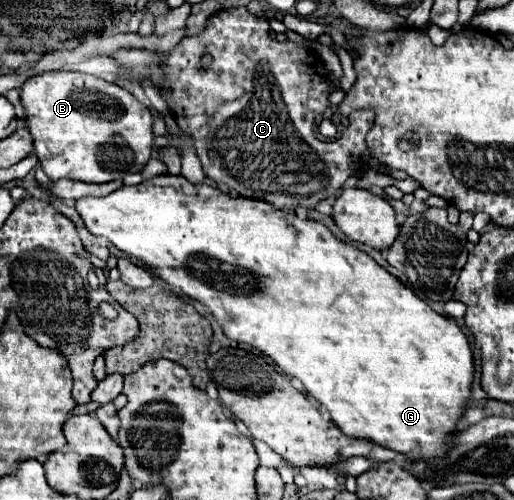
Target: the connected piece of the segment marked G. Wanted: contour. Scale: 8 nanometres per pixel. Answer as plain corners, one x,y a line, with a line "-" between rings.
171,173
157,175
153,179
143,181
141,185
121,187
105,197
77,199
75,209
79,211
85,227
93,235
105,237
117,249
139,259
141,263
145,263
145,267
153,269
169,287
179,289
183,295
207,305
229,339
243,341
243,343
259,349
261,353
269,355
281,367
281,371
285,375
297,377
305,385
305,389
331,413
331,419
337,423
337,427
345,435
365,437
377,445
383,445
383,447
389,447
393,451
407,455
407,459
443,457
447,453
447,449
451,445
449,435
455,431
455,423
461,417
461,413
465,411
465,401
471,393
473,353
471,353
467,337
463,335
463,331
457,327
455,321
435,313
425,301
421,301
397,277
393,277
389,271
385,271
381,265
377,265
373,257
369,257
365,251
337,239
323,223
297,217
297,227
295,227
289,211
275,209
267,201
255,201
255,199
245,199
245,197
233,199
217,187
211,187
207,183
193,185
183,175
171,175

